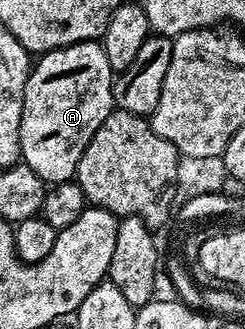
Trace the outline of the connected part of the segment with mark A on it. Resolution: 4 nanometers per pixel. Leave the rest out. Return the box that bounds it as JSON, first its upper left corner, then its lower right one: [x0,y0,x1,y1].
[19,43,114,185]

